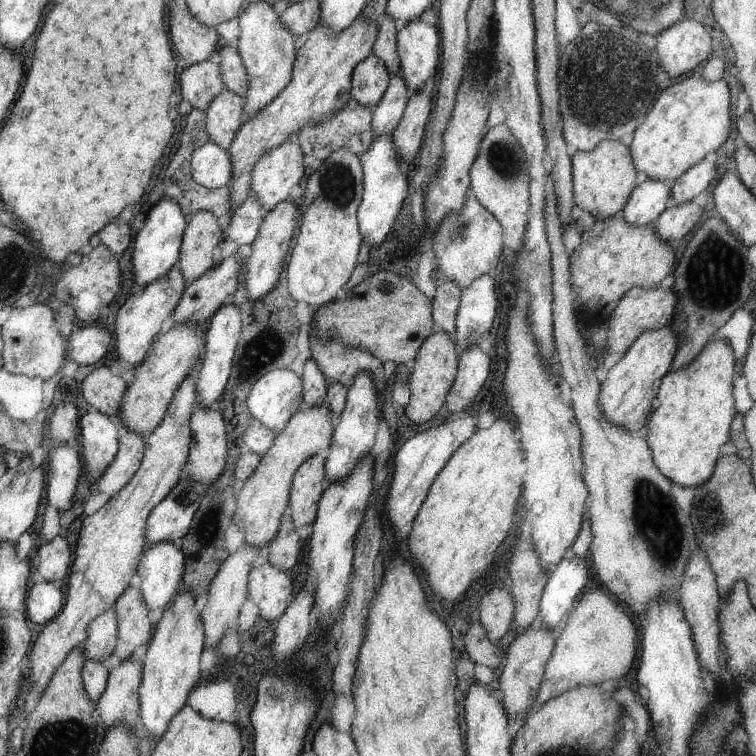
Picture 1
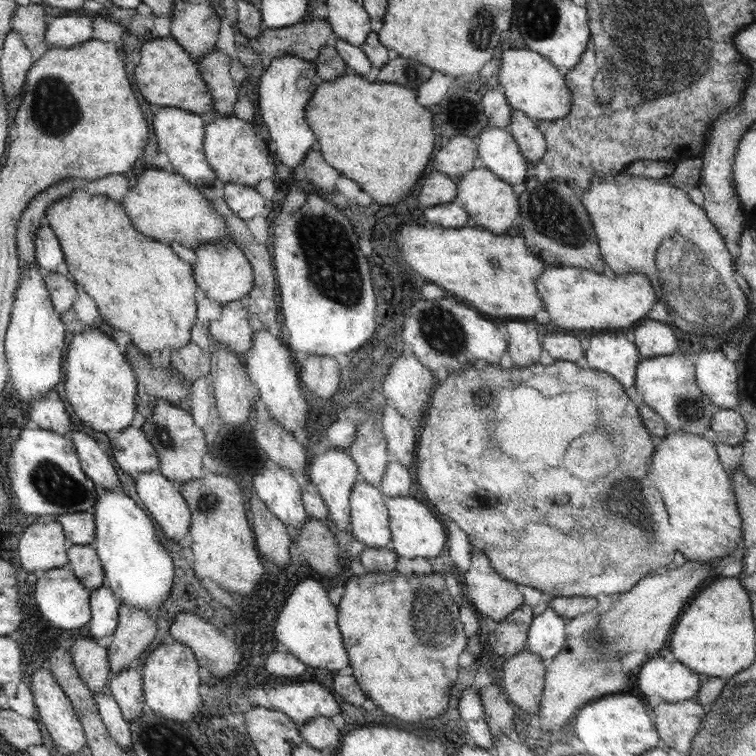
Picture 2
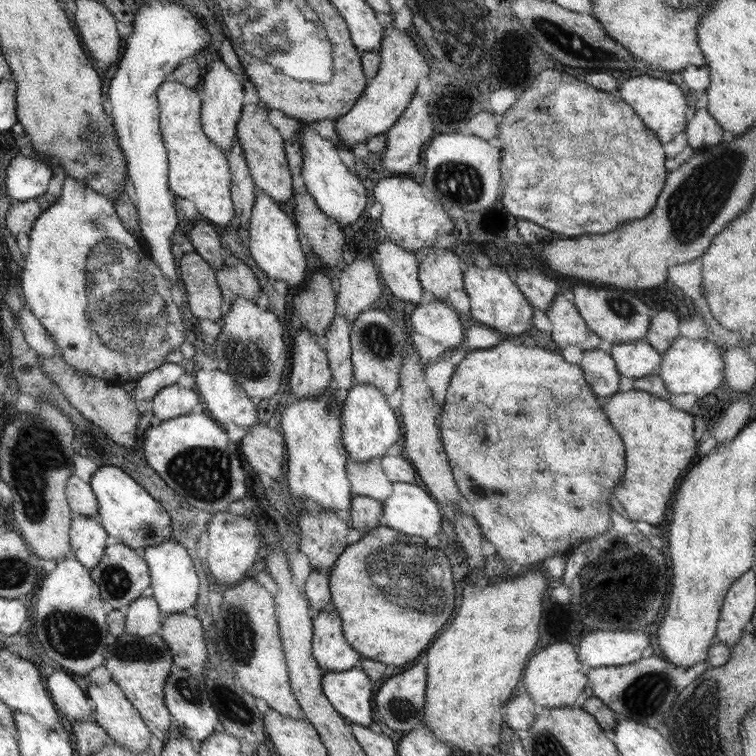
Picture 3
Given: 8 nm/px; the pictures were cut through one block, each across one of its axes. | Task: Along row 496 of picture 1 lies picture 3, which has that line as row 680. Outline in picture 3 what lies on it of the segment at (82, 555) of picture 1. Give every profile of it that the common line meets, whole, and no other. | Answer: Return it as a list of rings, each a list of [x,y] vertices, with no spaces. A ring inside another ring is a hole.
[[[124,633],[113,638],[105,655],[105,666],[110,672],[111,680],[122,688],[126,700],[140,712],[149,731],[163,741],[169,735],[169,728],[173,726],[172,716],[165,702],[165,682],[169,674],[178,668],[173,663],[169,645],[159,634],[140,636]]]

